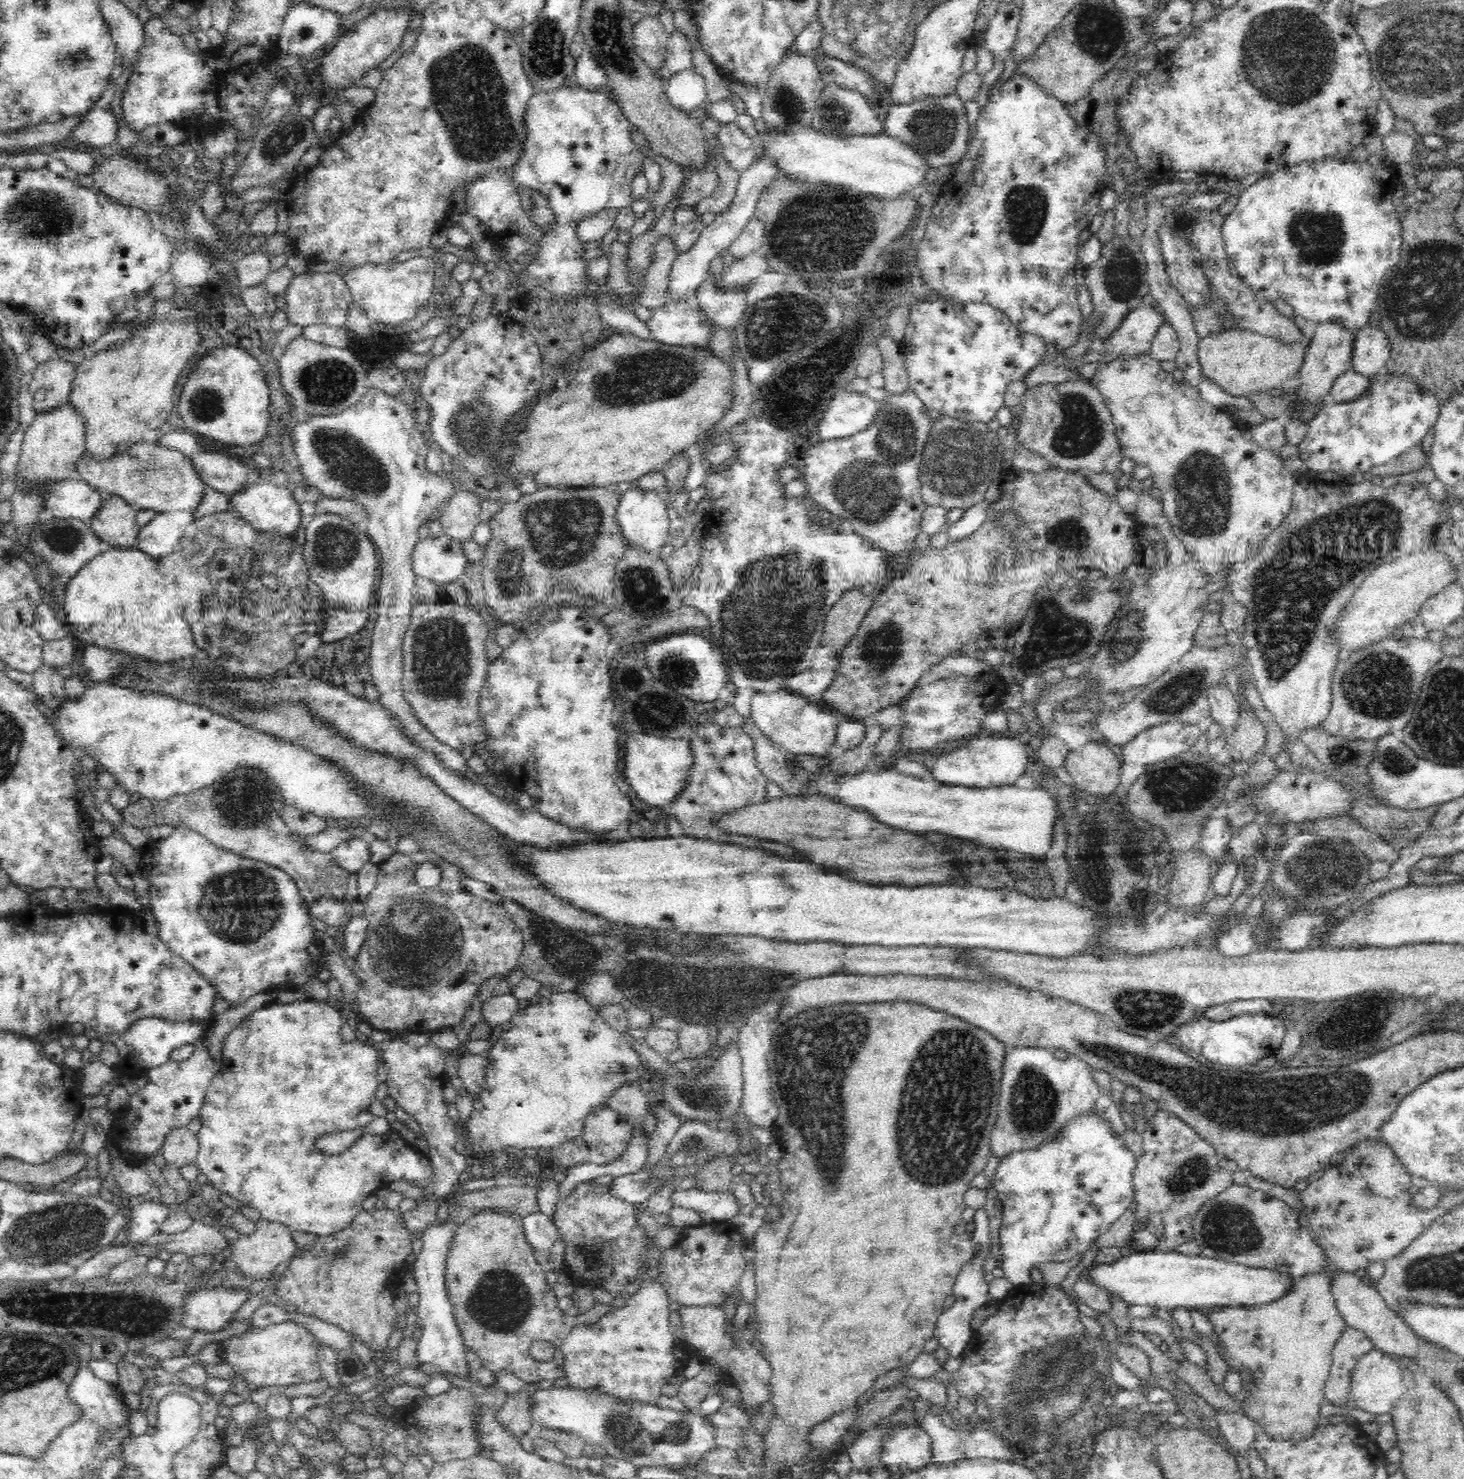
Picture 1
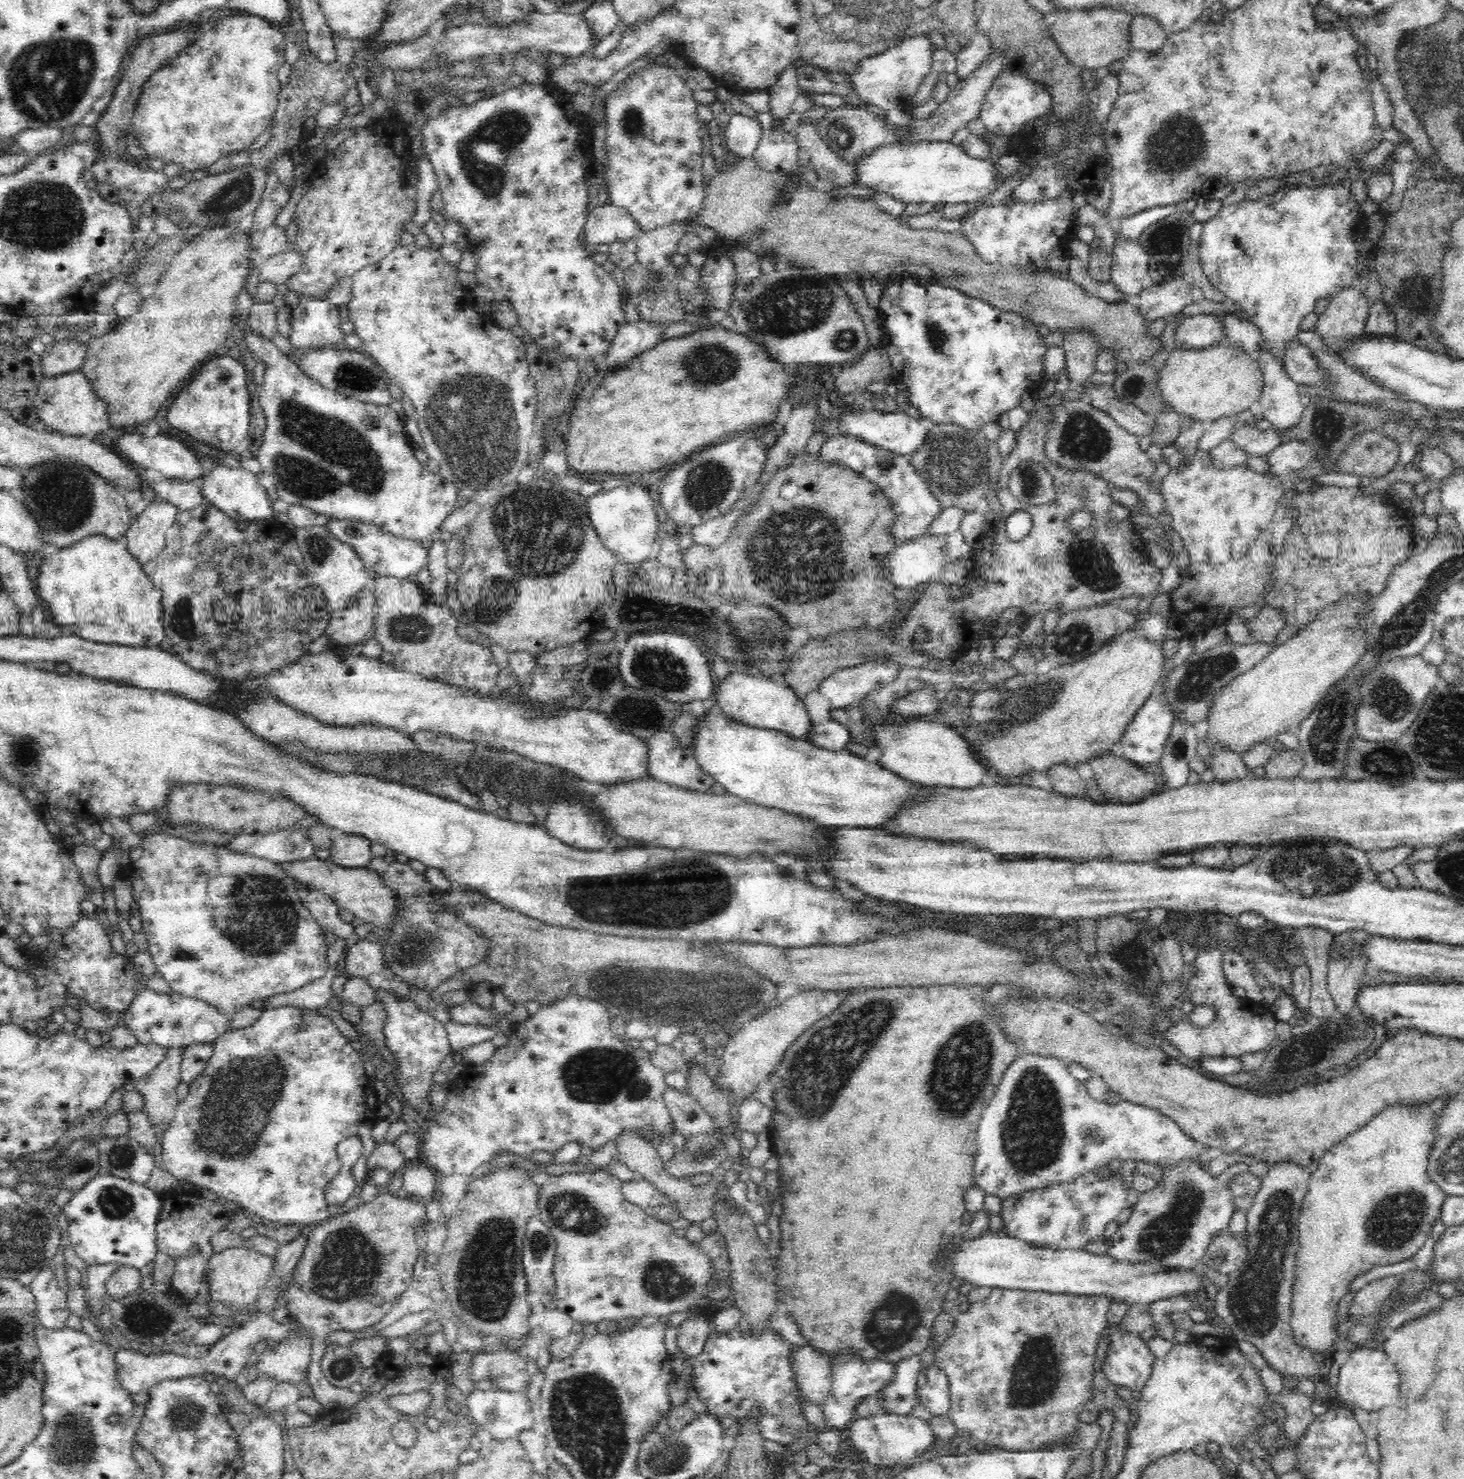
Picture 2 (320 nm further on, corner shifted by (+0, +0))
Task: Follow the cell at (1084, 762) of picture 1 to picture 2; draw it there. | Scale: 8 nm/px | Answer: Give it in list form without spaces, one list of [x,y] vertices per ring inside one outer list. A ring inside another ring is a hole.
[[[1111,750],[1089,758],[1087,763],[1092,768],[1092,776],[1108,803],[1136,804],[1153,795],[1156,786],[1153,774],[1146,772],[1145,767],[1136,766],[1132,761],[1116,756]]]

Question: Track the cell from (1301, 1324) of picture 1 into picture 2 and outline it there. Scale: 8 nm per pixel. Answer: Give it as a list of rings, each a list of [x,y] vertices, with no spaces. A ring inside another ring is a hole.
[[[1448,1098],[1437,1099],[1436,1102],[1424,1102],[1420,1106],[1388,1106],[1382,1112],[1372,1117],[1368,1124],[1365,1124],[1358,1132],[1348,1135],[1342,1142],[1332,1146],[1330,1150],[1312,1168],[1310,1180],[1308,1182],[1308,1192],[1305,1194],[1298,1221],[1298,1240],[1300,1248],[1296,1254],[1296,1270],[1294,1272],[1294,1286],[1292,1286],[1292,1318],[1290,1329],[1292,1329],[1293,1342],[1303,1350],[1308,1352],[1319,1352],[1325,1356],[1334,1347],[1334,1342],[1338,1340],[1338,1302],[1350,1291],[1350,1286],[1360,1277],[1372,1271],[1374,1267],[1387,1266],[1395,1263],[1402,1263],[1415,1258],[1415,1255],[1425,1246],[1427,1236],[1430,1234],[1432,1226],[1437,1218],[1441,1216],[1441,1204],[1447,1197],[1440,1187],[1429,1178],[1427,1173],[1427,1154],[1429,1146],[1433,1141],[1433,1128],[1437,1123],[1434,1111],[1441,1109]]]

